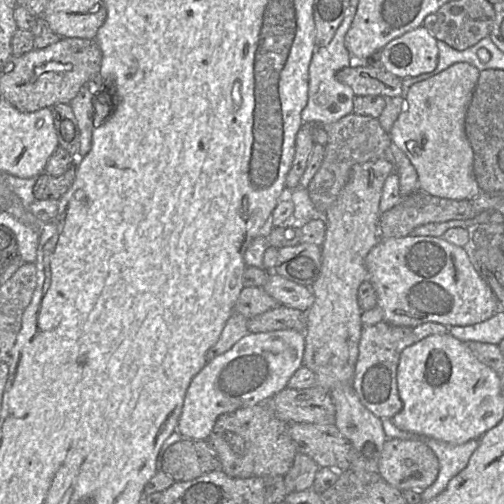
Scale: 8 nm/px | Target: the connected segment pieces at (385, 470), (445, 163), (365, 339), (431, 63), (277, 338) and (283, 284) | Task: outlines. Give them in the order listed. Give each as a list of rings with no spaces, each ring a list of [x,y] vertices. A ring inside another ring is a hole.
[[[387,439],[378,473],[394,488],[422,492],[431,486],[439,473],[439,461],[425,443],[415,440]]]
[[[458,62],[405,90],[404,109],[389,134],[416,169],[419,189],[424,192],[453,200],[472,200],[481,192],[473,170],[473,150],[465,133],[466,113],[479,75],[475,66]]]
[[[383,320],[364,327],[353,377],[353,387],[361,403],[380,419],[392,418],[397,414],[403,408],[397,383],[397,370],[402,351],[428,336],[446,333],[450,333],[448,327],[436,322],[405,327],[395,326]]]
[[[424,25],[391,40],[382,49],[383,68],[401,79],[433,71],[438,56],[437,39]]]
[[[293,329],[249,332],[193,377],[176,431],[183,439],[207,440],[220,415],[267,402],[286,388],[291,376],[303,365],[304,351],[305,333]]]
[[[269,273],[267,283],[262,287],[281,306],[288,306],[306,312],[314,302],[311,288],[297,284],[281,275]]]

